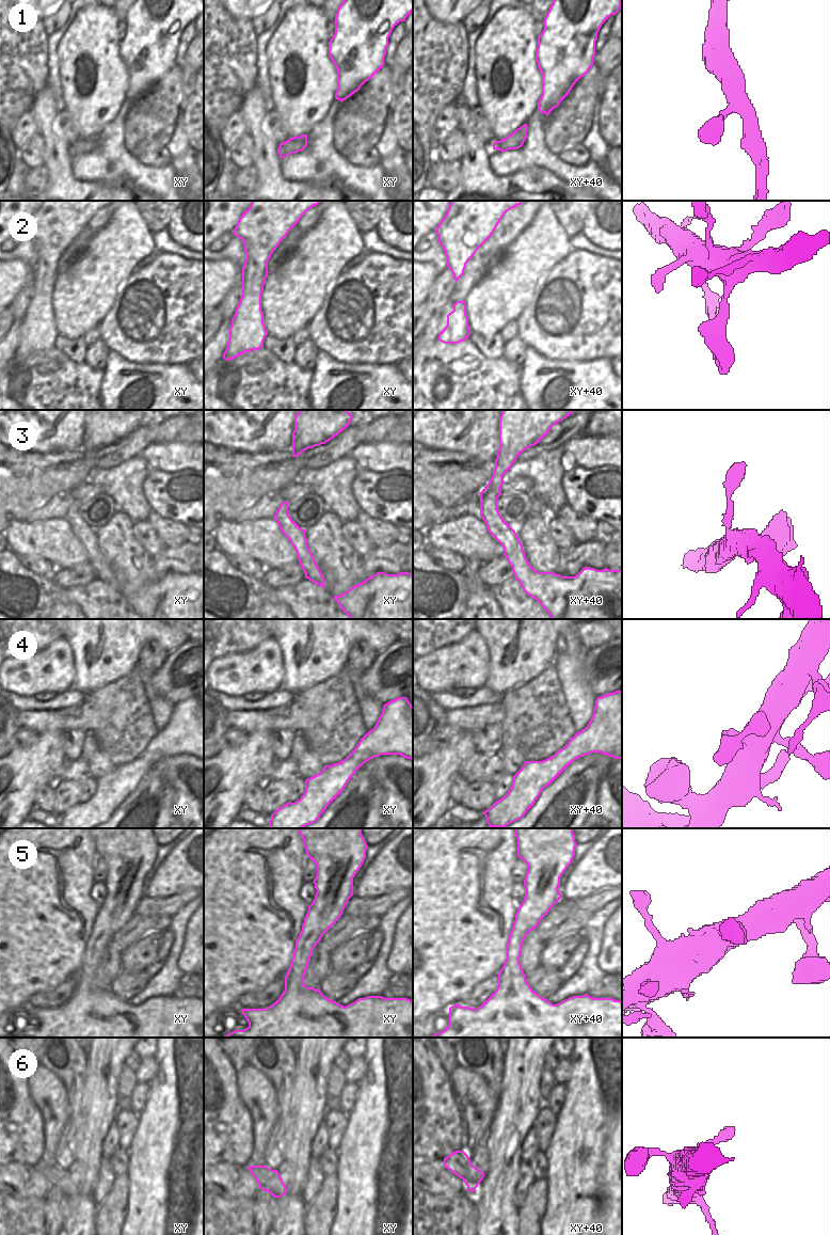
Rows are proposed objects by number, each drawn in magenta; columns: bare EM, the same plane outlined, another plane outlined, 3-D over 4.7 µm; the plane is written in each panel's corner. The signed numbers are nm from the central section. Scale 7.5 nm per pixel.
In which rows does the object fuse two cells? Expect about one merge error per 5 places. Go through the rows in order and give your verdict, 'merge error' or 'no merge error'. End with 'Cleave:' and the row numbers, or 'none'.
1: no merge error
2: no merge error
3: no merge error
4: no merge error
5: no merge error
6: no merge error
Cleave: none

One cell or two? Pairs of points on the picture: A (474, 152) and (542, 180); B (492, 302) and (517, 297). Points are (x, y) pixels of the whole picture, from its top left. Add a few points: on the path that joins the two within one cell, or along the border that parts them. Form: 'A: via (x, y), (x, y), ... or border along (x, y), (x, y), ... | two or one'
A: via (483, 171), (494, 181), (523, 181) | one
B: via (498, 301), (511, 297) | one

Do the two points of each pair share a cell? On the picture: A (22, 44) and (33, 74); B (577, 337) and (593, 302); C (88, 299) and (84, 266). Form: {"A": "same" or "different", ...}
{"A": "same", "B": "same", "C": "same"}

